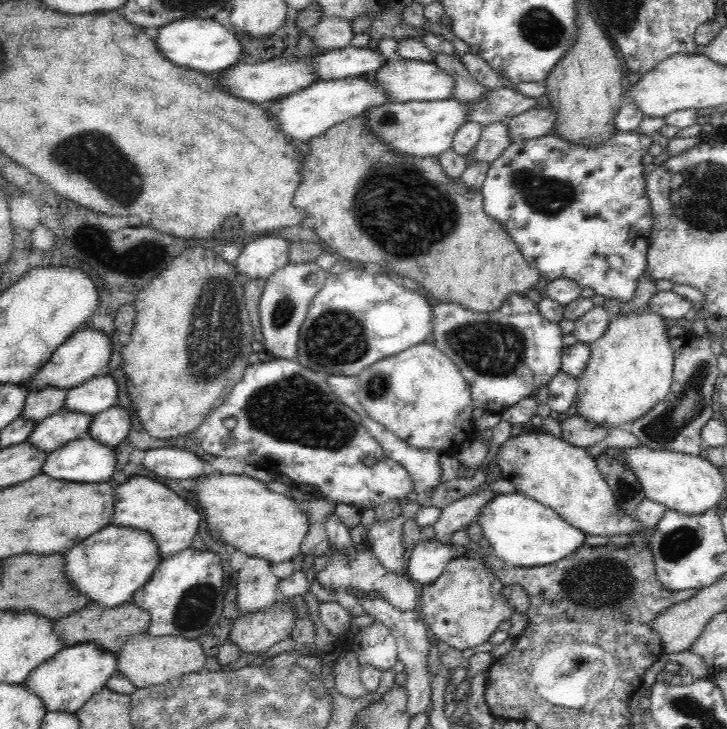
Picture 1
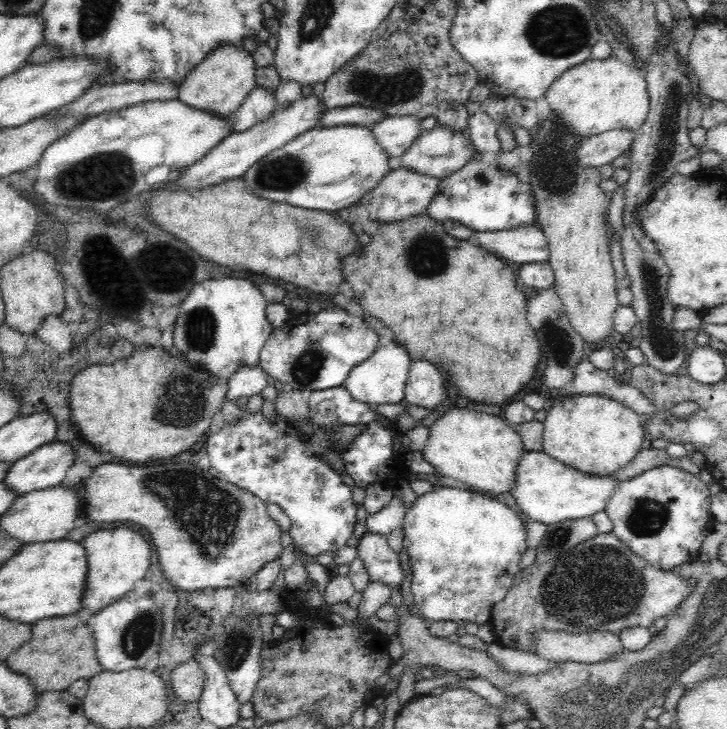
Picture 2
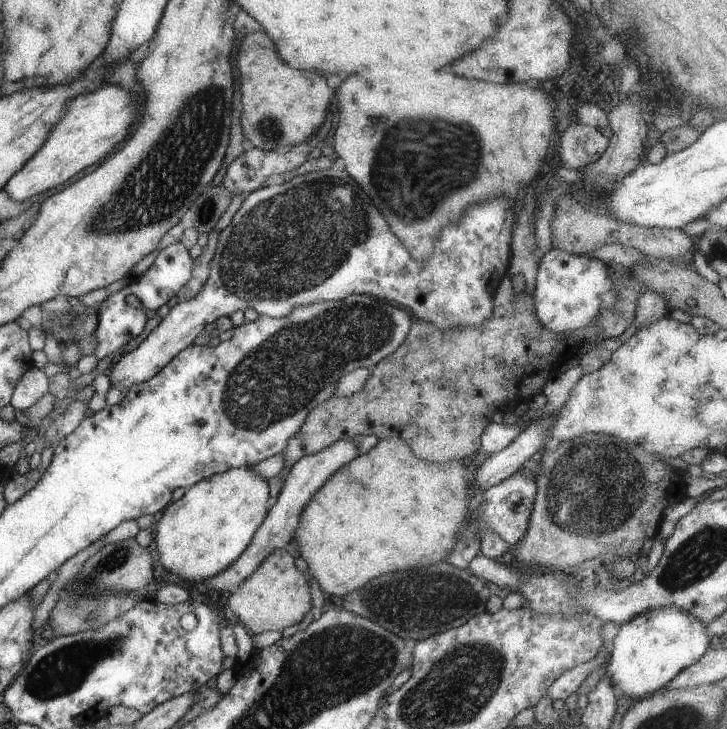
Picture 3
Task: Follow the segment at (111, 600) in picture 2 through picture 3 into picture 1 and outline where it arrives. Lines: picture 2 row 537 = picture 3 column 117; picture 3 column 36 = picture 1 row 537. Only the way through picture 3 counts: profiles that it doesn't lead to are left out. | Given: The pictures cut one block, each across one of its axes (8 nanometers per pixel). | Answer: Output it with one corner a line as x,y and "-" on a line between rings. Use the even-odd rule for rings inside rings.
136,476
114,489
114,512
110,524
144,530
156,541
160,560
190,548
200,526
202,514
190,500
182,500
167,486
154,480

